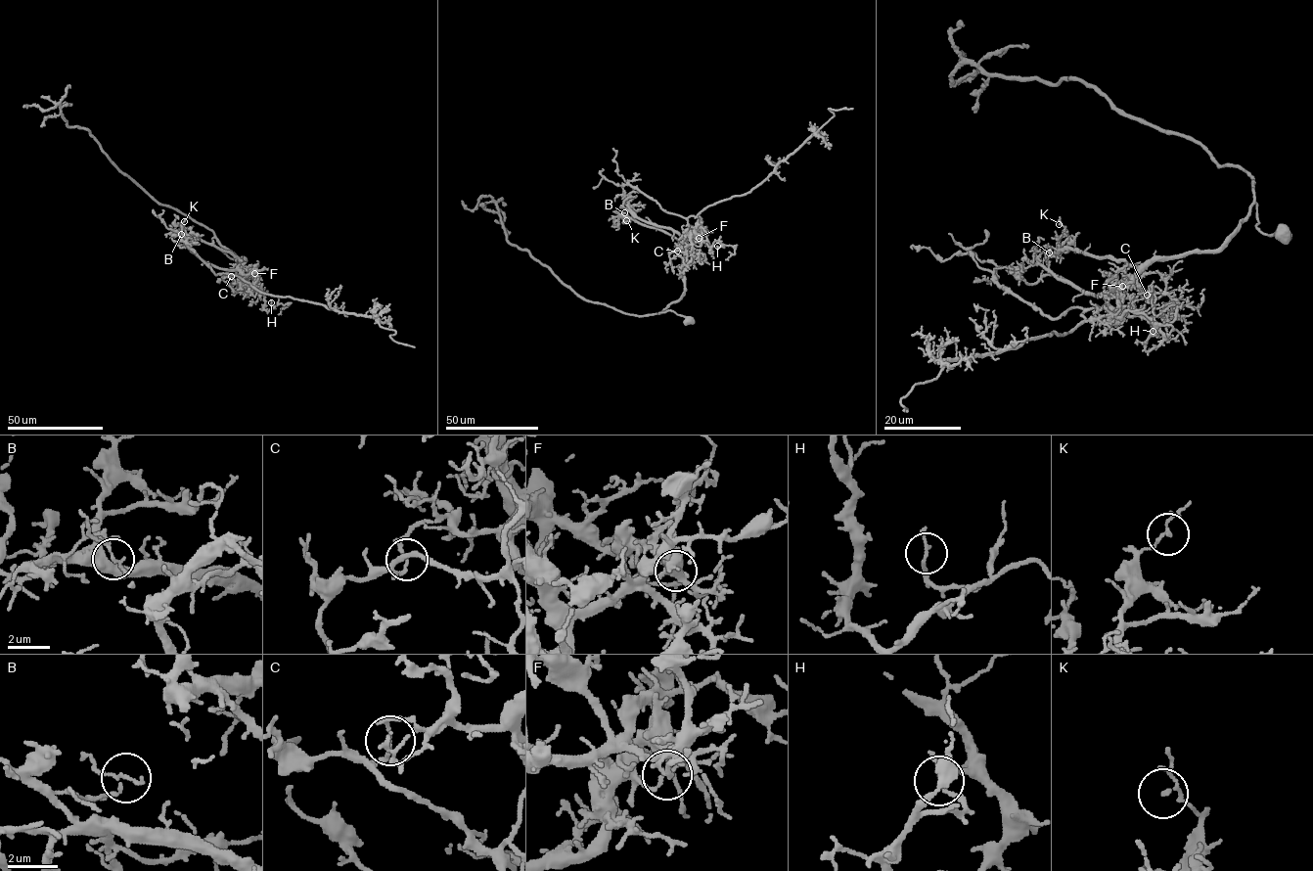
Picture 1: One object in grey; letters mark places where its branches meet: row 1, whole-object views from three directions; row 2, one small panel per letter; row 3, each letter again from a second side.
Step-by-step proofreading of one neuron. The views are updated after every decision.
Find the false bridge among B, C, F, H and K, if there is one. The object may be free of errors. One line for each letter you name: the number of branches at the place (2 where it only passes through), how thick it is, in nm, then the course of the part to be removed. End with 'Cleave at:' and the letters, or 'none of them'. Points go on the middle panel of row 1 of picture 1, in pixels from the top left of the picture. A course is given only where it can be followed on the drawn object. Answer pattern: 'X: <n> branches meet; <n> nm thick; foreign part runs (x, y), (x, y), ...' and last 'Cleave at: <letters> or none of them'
C: 2 branches meet; 100 nm thick; foreign part runs (676, 251), (685, 252), (691, 244), (689, 217), (760, 184), (834, 115), (828, 109), (853, 108)
Cleave at: C

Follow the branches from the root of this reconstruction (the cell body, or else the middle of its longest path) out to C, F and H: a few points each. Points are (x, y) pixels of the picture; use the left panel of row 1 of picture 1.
C: (241, 262), (229, 257), (212, 239), (216, 239), (242, 263), (243, 270), (231, 275)
F: (241, 262), (229, 257), (212, 239), (216, 239), (238, 261), (239, 259), (243, 268), (254, 273)
H: (241, 262), (212, 239), (240, 259), (245, 283), (251, 291), (261, 288), (267, 311), (275, 306), (271, 302)

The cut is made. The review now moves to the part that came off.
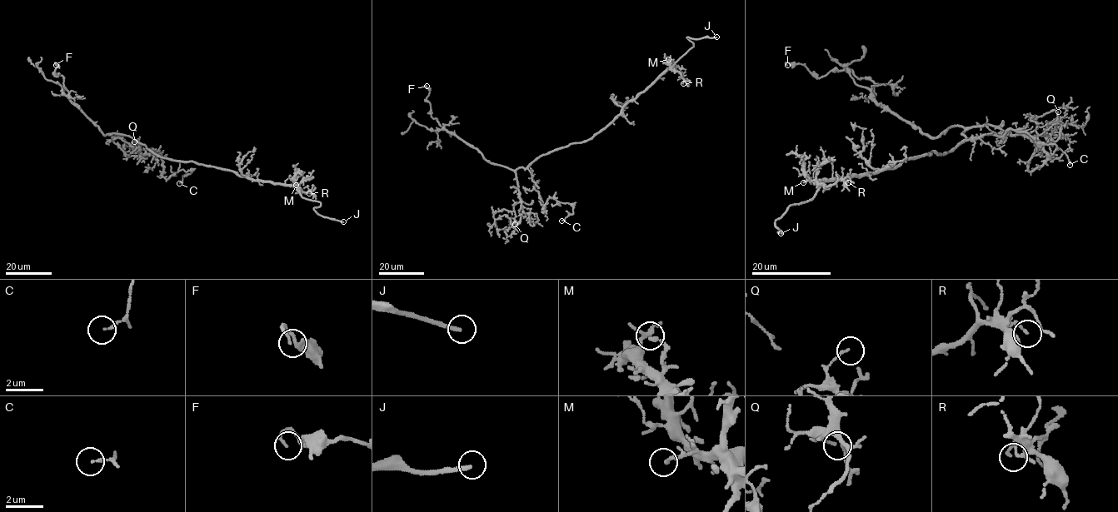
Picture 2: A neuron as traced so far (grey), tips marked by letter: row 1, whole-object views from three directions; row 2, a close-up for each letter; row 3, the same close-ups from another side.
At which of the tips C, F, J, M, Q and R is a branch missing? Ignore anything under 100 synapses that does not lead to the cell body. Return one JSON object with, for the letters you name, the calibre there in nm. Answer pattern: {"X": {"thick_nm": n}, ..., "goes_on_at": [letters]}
{"J": {"thick_nm": 200}, "goes_on_at": ["J"]}

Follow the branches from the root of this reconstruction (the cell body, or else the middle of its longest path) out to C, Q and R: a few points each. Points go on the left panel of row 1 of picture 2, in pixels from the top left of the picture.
C: (182, 161), (162, 157), (149, 150), (158, 151), (162, 176), (167, 179), (180, 170), (192, 170), (179, 183)
Q: (182, 161), (159, 156), (137, 141), (140, 151), (136, 151), (132, 144), (134, 141)
R: (182, 161), (230, 170), (255, 180), (291, 184), (303, 191), (309, 191), (309, 193)

